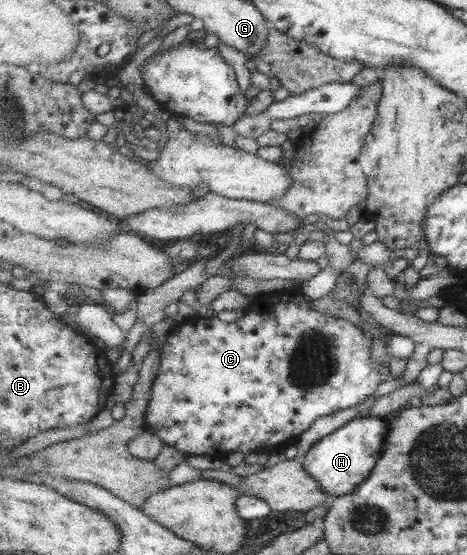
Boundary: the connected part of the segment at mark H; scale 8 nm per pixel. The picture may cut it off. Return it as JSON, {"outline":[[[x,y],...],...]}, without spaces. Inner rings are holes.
{"outline":[[[358,416],[332,435],[324,437],[300,459],[307,472],[320,482],[320,487],[330,498],[348,496],[372,475],[373,469],[387,448],[390,430],[390,418]]]}

